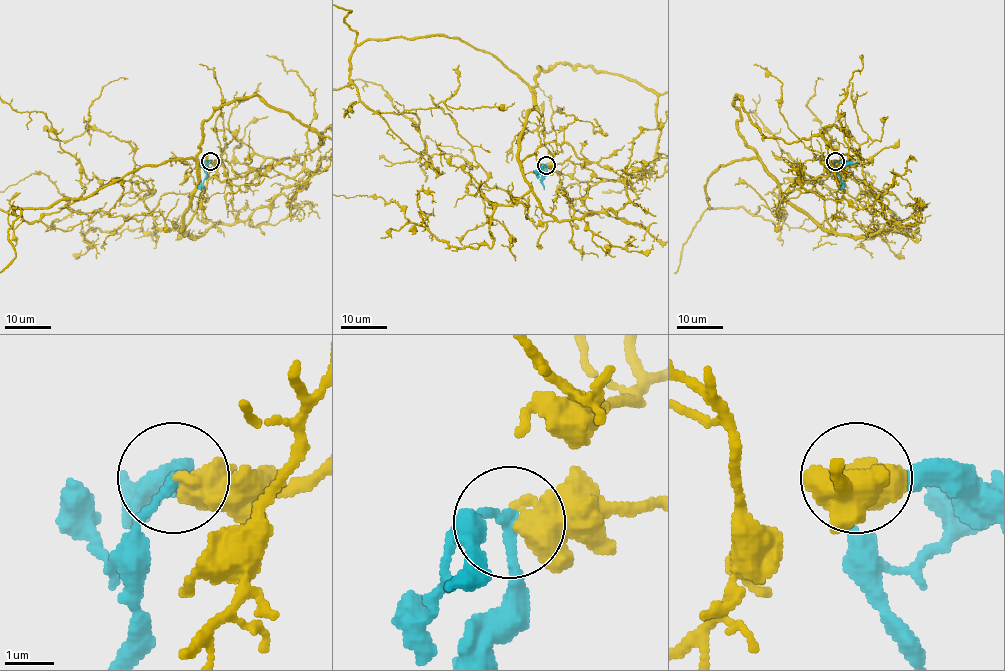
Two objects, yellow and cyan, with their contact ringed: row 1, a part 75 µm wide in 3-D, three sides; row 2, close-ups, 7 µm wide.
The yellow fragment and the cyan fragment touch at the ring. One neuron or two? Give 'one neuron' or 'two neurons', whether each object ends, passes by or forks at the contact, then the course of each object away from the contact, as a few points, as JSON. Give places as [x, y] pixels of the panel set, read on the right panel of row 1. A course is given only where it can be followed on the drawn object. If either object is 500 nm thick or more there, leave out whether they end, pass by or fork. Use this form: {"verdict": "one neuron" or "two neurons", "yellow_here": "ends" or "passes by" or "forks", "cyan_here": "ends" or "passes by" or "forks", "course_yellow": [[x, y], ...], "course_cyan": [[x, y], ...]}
{"verdict": "one neuron", "course_yellow": [[834, 161], [812, 177], [828, 229], [755, 158], [722, 165], [675, 272]], "course_cyan": [[835, 161], [835, 172], [842, 182], [840, 190]]}

